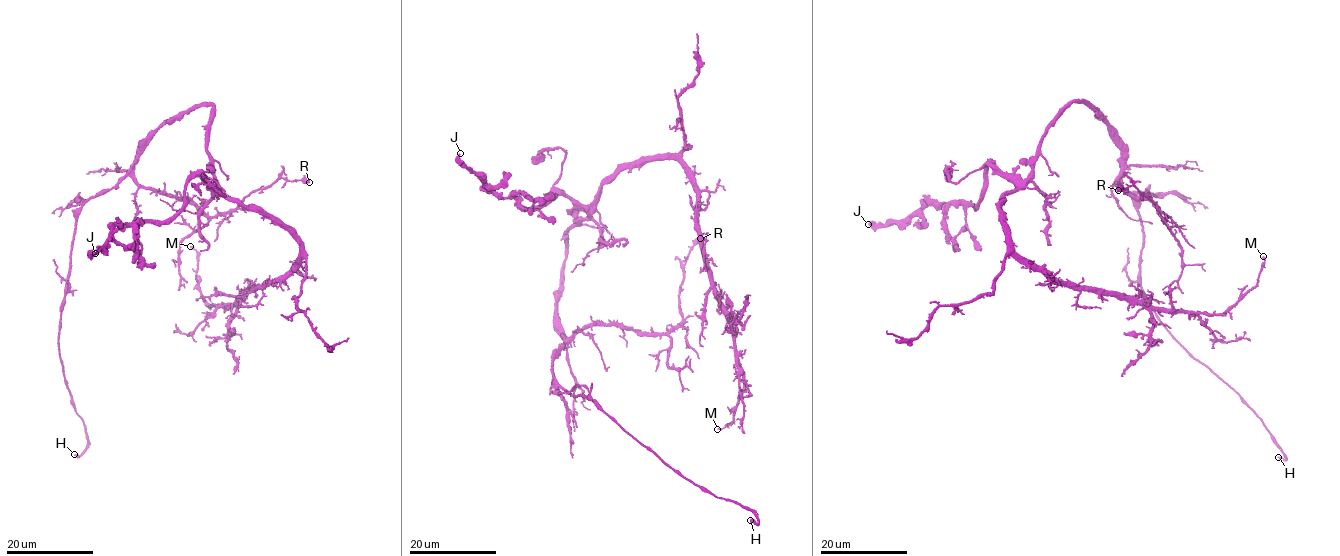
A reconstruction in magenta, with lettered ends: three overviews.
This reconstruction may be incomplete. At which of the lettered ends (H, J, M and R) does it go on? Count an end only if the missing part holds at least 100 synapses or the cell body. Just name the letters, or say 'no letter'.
H

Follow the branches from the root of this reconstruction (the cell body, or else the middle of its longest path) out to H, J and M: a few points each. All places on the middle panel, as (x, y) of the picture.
H: (566, 245), (556, 304), (567, 336), (553, 377), (571, 395), (597, 401), (692, 482), (759, 519), (750, 520)
J: (566, 245), (565, 233), (586, 220), (586, 211), (557, 193), (530, 207), (498, 198), (460, 153)
M: (566, 245), (565, 233), (621, 171), (655, 158), (681, 164), (743, 382), (734, 421), (717, 429)

